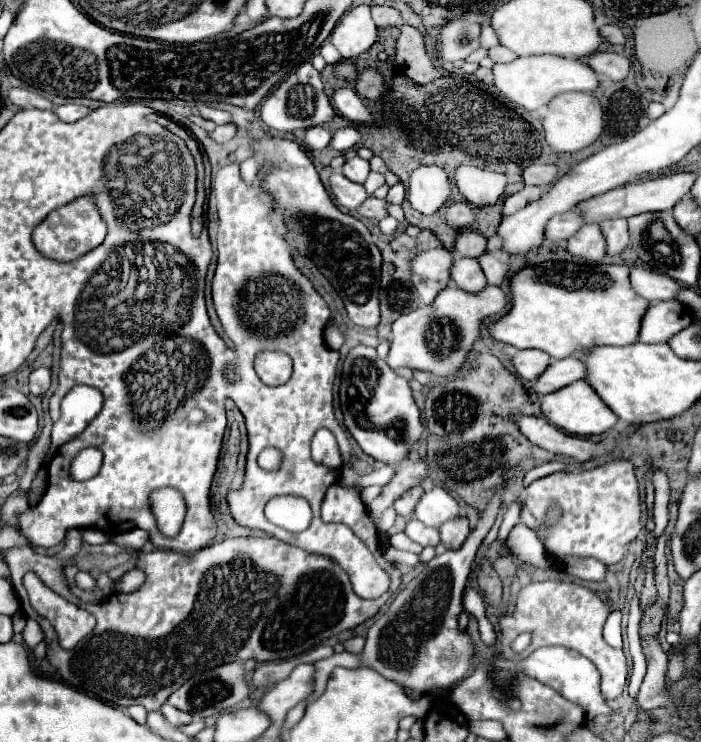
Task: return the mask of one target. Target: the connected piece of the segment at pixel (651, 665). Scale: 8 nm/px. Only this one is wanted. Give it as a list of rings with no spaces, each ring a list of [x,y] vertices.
[[[642,641],[644,655],[648,659],[648,673],[640,685],[636,703],[642,711],[668,707],[672,703],[670,695],[664,693],[664,661],[666,653],[660,647],[660,641]]]

